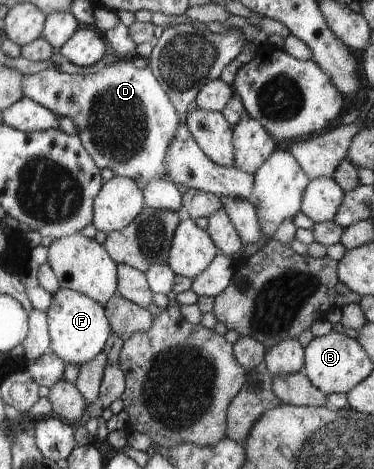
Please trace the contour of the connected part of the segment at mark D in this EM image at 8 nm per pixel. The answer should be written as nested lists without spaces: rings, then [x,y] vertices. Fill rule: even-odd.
[[[118,58],[113,65],[86,75],[65,74],[53,67],[33,75],[24,74],[22,95],[50,109],[56,115],[70,117],[78,137],[96,165],[101,170],[110,169],[114,176],[124,176],[133,180],[142,177],[148,182],[164,177],[166,149],[174,141],[180,123],[184,122],[174,109],[170,97],[164,93],[158,78],[147,67],[139,69],[128,59]]]

